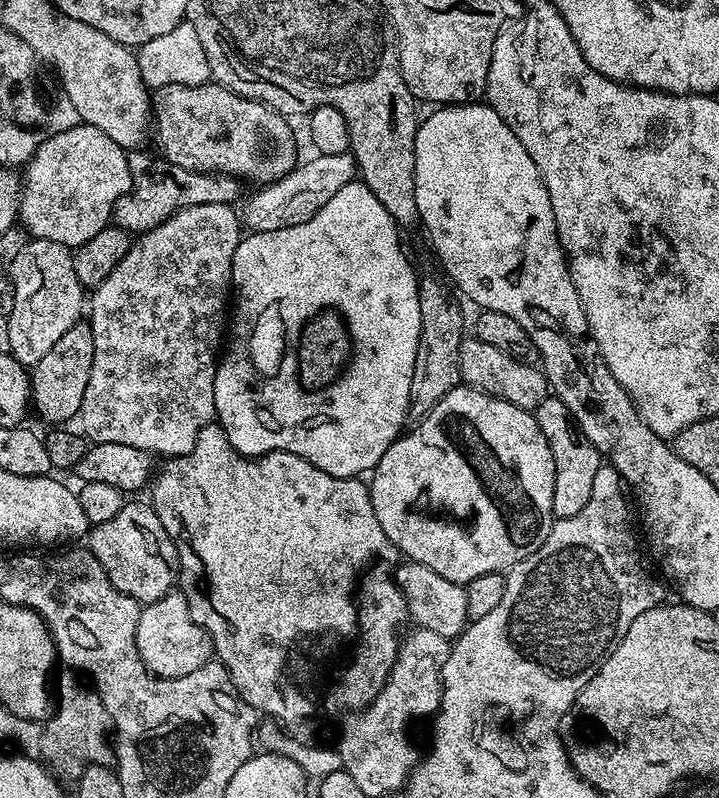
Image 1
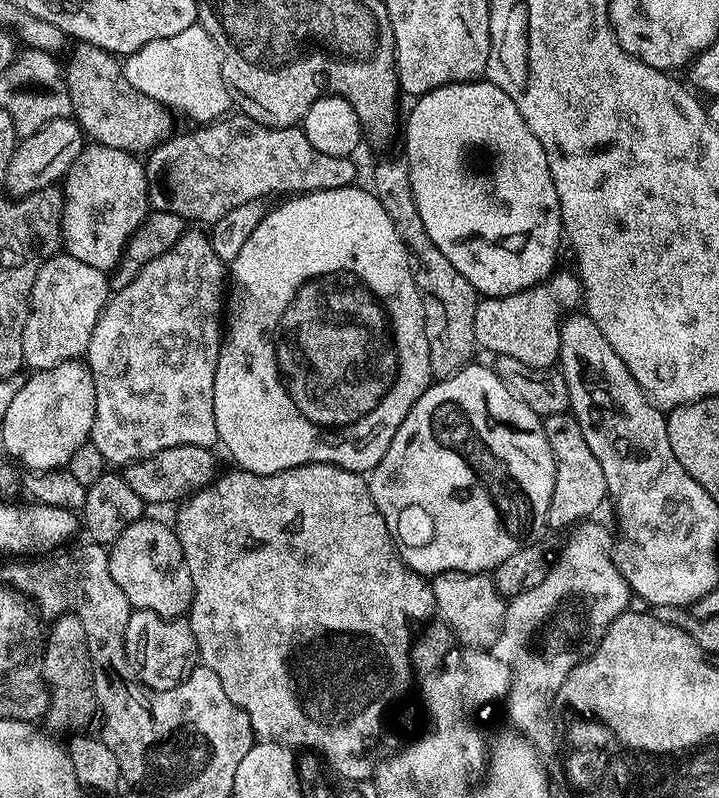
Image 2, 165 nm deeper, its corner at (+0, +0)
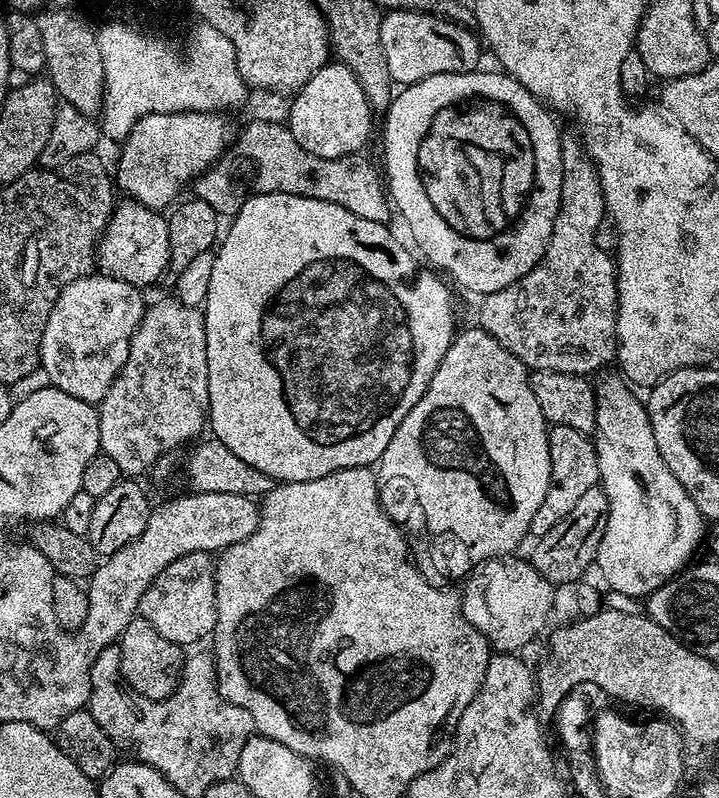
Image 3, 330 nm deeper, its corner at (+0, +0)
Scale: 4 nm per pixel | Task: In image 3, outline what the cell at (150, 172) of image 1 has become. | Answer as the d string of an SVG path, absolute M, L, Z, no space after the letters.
M252 120L228 145L228 149L216 159L216 163L202 176L194 181L194 196L205 200L219 214L235 214L248 201L249 196L257 196L266 192L285 192L306 198L318 198L322 202L334 202L350 214L358 214L358 218L366 218L370 222L388 224L394 216L394 208L386 193L381 173L363 155L343 156L342 158L318 158L318 154L310 154L310 150L302 150L294 138L294 134L283 123L275 124L272 120Z

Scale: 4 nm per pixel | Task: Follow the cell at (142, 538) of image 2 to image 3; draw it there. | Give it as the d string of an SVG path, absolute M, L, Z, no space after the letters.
M192 552L186 557L186 565L173 566L158 574L154 582L144 591L138 601L139 615L162 638L181 646L196 644L200 639L211 637L216 631L216 569L209 553Z

